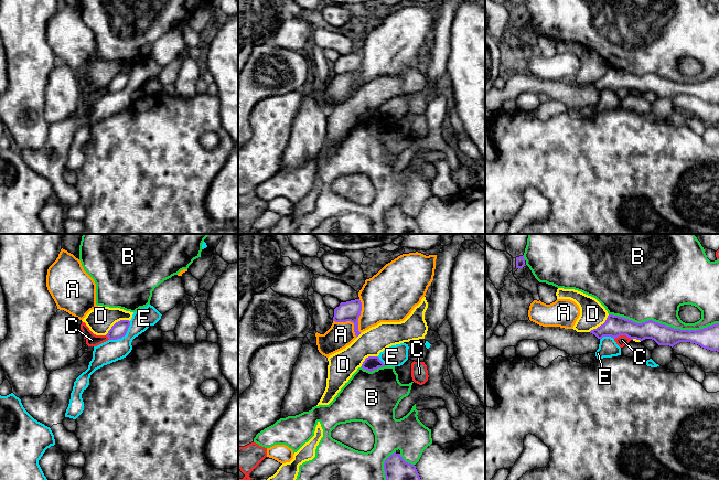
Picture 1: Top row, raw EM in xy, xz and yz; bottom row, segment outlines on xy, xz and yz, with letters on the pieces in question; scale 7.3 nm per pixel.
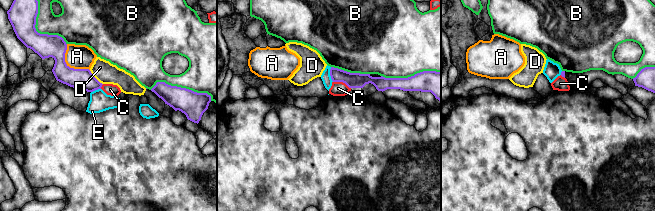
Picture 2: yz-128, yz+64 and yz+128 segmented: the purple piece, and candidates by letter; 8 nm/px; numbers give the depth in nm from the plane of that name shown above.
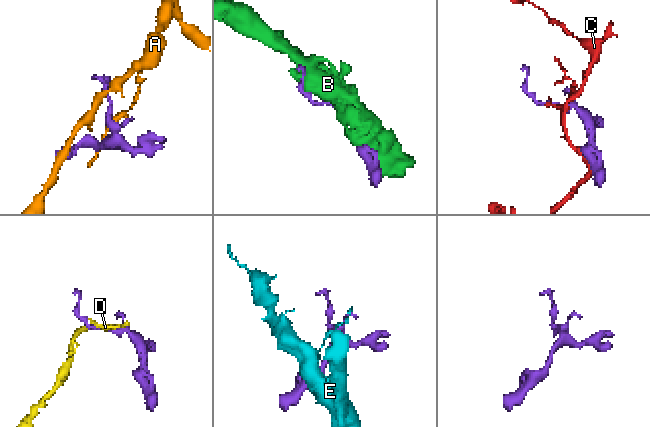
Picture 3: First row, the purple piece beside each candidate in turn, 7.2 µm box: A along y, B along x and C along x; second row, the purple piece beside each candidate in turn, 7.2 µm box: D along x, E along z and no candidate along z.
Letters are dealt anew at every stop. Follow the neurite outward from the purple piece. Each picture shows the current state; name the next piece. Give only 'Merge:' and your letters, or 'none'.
Merge: none

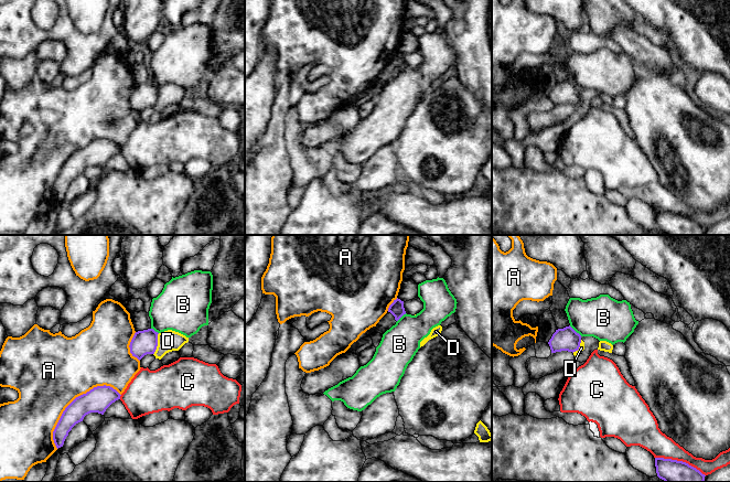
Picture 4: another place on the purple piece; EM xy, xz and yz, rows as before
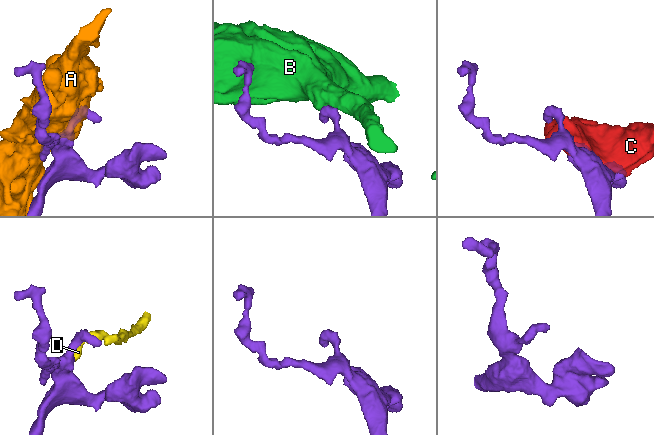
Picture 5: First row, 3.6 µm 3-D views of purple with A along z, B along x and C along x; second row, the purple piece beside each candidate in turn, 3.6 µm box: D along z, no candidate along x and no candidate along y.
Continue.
Merge: none

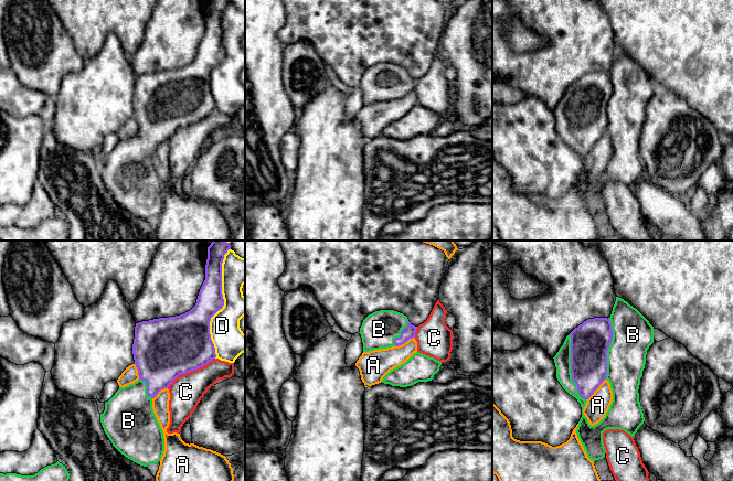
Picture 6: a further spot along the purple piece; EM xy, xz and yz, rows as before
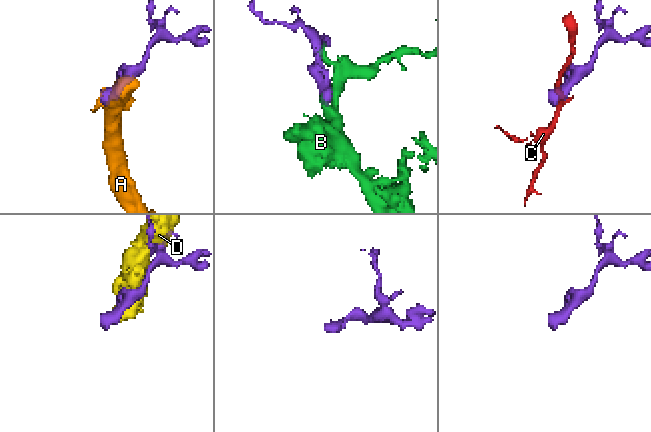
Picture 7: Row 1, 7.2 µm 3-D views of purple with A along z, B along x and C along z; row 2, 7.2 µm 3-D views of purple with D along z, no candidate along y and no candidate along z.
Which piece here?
Merge: B

